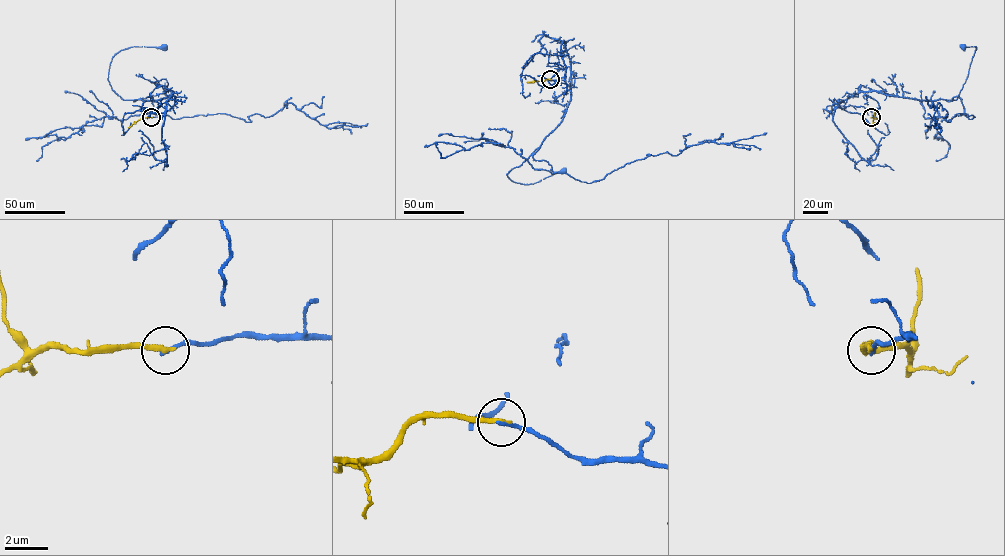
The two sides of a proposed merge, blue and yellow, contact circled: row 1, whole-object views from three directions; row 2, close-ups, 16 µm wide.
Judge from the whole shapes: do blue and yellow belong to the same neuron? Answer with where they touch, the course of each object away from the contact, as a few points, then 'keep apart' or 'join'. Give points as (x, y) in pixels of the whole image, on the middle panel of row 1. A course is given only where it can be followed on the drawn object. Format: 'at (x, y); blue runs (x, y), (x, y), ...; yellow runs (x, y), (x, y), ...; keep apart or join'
at (550, 79); blue runs (550, 79), (571, 88), (573, 74), (565, 115), (507, 175), (514, 182), (533, 184), (563, 170); yellow runs (550, 79), (527, 82); keep apart

